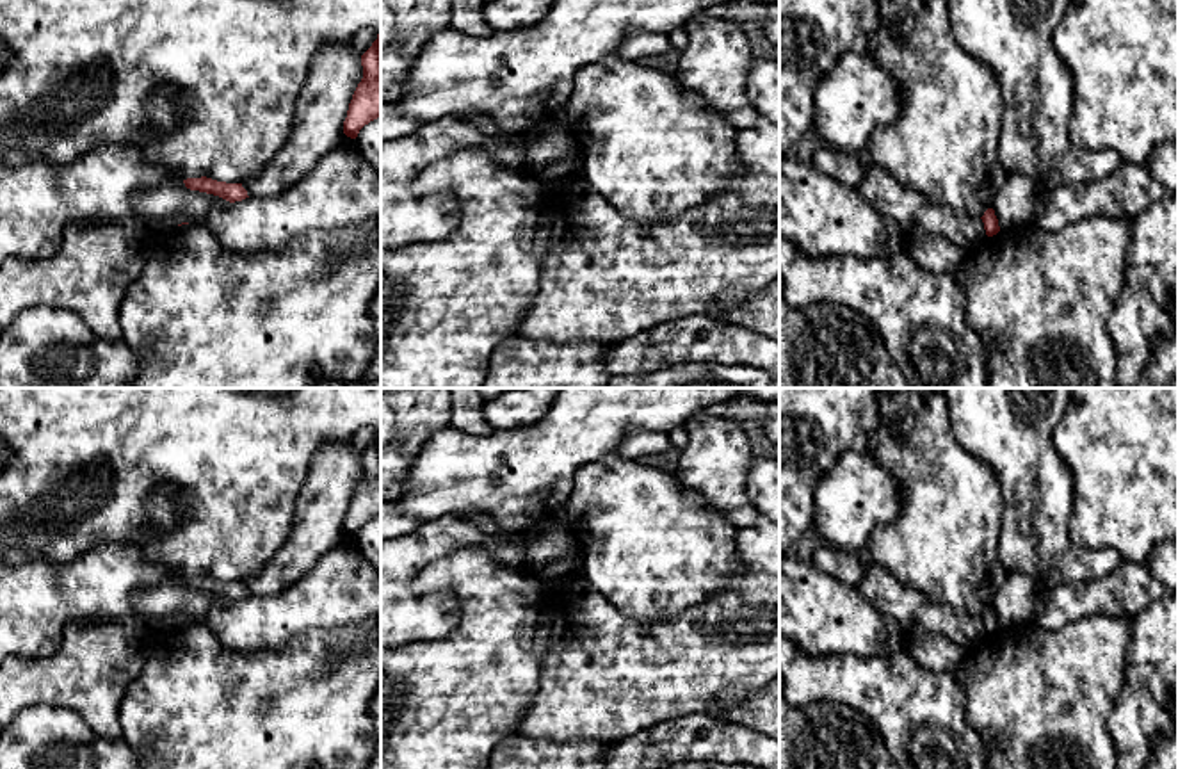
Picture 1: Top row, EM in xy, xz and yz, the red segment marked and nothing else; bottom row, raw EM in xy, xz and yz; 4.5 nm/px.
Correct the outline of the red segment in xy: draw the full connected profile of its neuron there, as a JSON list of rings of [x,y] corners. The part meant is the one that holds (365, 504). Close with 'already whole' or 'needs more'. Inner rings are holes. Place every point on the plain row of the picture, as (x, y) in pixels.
[[[381,431],[361,454],[363,477],[358,482],[343,520],[343,532],[356,538],[359,529],[381,514]]]; already whole

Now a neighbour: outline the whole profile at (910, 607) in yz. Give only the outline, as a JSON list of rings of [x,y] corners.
[[[875,563],[865,564],[858,593],[881,612],[893,616],[906,634],[940,632],[963,650],[988,637],[980,616],[961,614],[945,603],[929,602],[915,587],[899,582]]]

